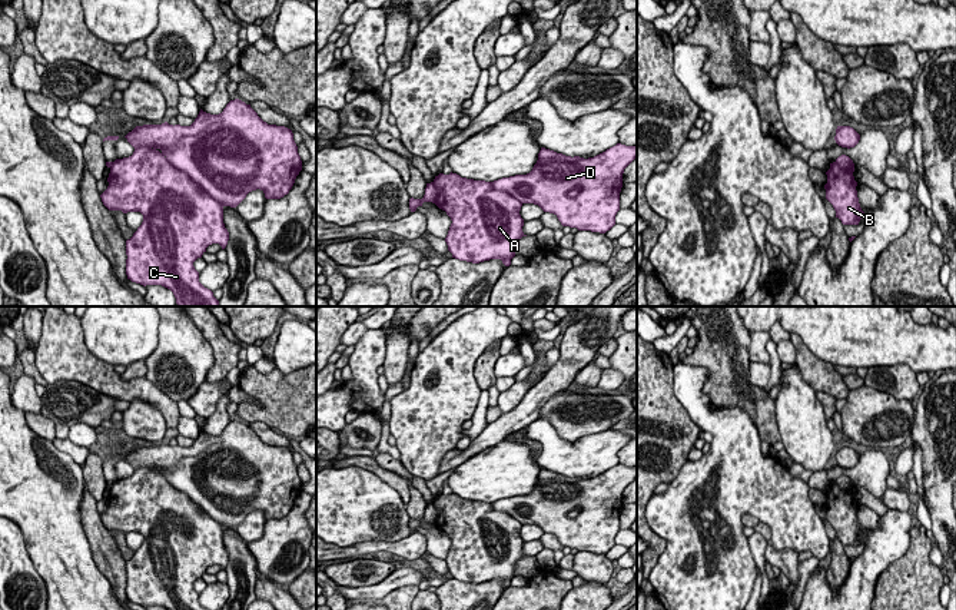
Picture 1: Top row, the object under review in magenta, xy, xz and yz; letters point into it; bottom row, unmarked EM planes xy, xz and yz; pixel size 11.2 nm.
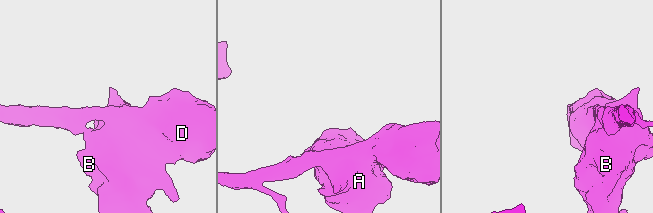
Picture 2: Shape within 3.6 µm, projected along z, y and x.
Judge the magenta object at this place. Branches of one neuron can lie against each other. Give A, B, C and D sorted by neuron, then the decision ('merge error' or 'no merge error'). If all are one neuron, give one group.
A B C / D; merge error

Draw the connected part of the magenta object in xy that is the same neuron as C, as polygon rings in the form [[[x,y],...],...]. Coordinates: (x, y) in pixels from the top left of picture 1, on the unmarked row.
[[[136,468],[133,475],[116,480],[107,498],[109,507],[100,515],[109,531],[140,533],[143,543],[126,561],[126,596],[132,603],[162,606],[167,610],[208,610],[199,603],[193,583],[212,564],[226,568],[229,553],[223,544],[223,527],[175,488],[163,474],[152,468]]]

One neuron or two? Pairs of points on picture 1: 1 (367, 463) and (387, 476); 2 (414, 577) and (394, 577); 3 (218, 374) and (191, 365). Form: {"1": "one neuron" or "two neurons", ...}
{"1": "one neuron", "2": "one neuron", "3": "two neurons"}

